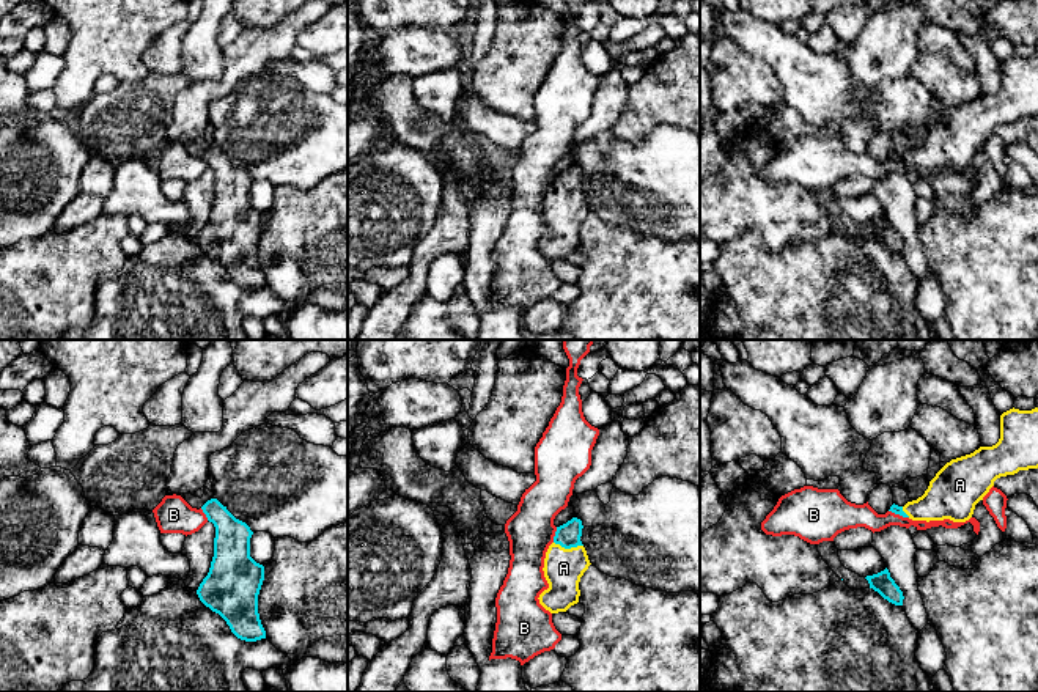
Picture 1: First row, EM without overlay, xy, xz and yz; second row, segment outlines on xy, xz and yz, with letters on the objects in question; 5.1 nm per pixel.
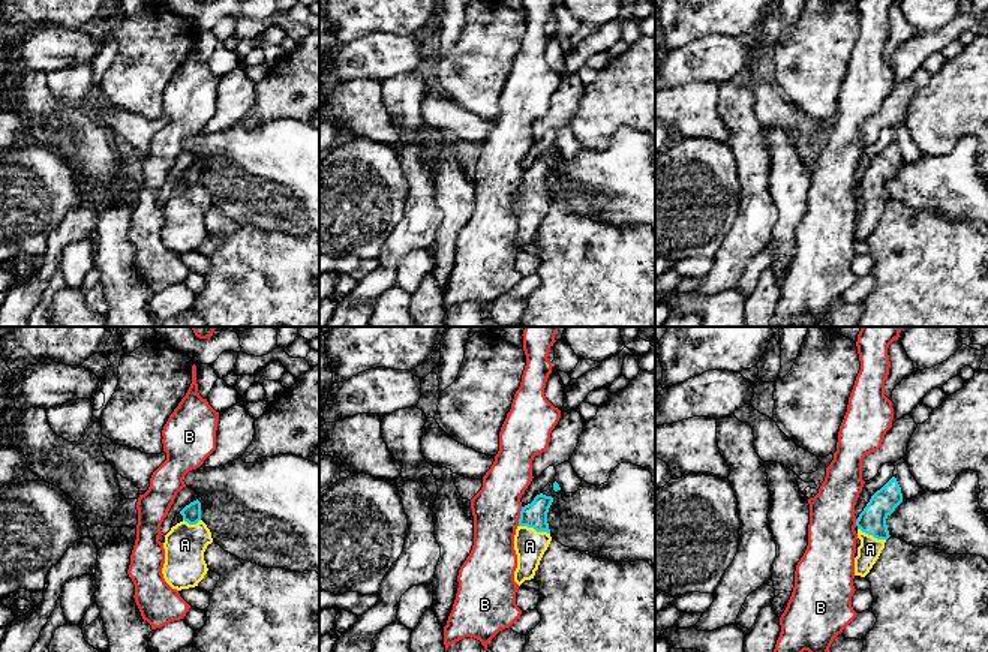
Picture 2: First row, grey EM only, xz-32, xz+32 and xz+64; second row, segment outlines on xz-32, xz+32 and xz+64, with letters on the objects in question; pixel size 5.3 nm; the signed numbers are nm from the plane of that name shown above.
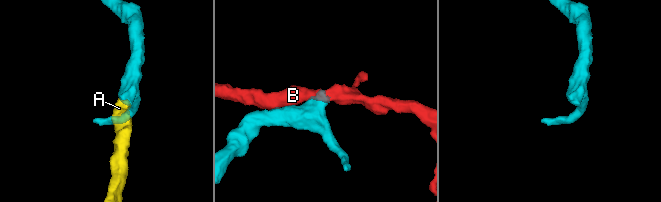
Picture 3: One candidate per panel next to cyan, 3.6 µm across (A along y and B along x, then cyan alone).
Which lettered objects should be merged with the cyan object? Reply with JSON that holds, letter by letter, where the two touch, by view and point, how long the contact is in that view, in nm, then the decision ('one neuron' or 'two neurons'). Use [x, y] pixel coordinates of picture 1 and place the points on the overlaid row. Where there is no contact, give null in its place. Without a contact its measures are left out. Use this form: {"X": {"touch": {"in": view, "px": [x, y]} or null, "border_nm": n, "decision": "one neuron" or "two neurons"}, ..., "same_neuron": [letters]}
{"A": {"touch": {"in": "xz", "px": [568, 548]}, "border_nm": 150, "decision": "one neuron"}, "B": {"touch": {"in": "xz", "px": [555, 535]}, "border_nm": 80, "decision": "two neurons"}, "same_neuron": ["A"]}

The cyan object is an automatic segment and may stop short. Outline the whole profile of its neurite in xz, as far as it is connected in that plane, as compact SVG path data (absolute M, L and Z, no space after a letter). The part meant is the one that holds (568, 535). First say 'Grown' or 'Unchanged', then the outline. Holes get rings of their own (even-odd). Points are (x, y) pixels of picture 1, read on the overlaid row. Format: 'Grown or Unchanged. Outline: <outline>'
Grown. Outline: M577 517L557 527L554 543L546 552L543 571L549 588L538 599L550 613L566 612L579 602L579 582L591 565L580 541L582 528Z

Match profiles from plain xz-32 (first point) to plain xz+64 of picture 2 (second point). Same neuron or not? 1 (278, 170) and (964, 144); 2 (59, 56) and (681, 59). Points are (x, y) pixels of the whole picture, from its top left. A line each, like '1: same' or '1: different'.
1: same
2: same

